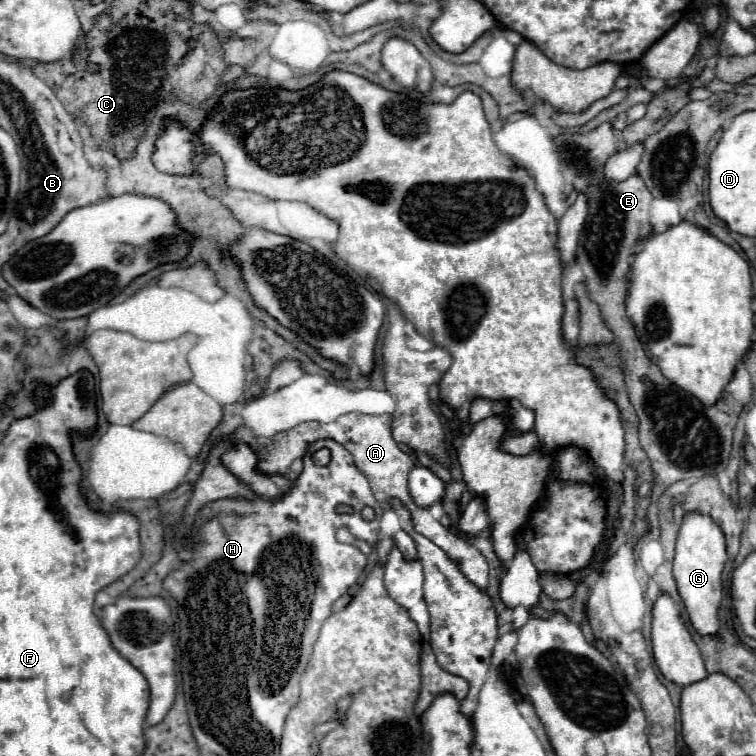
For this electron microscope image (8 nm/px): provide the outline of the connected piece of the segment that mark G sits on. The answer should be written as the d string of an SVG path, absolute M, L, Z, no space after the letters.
M689 511L683 515L677 543L675 543L675 561L673 561L673 577L677 581L679 595L685 603L689 619L699 633L713 633L719 625L719 603L723 597L721 589L721 573L727 561L725 551L725 535L721 527L703 513Z

